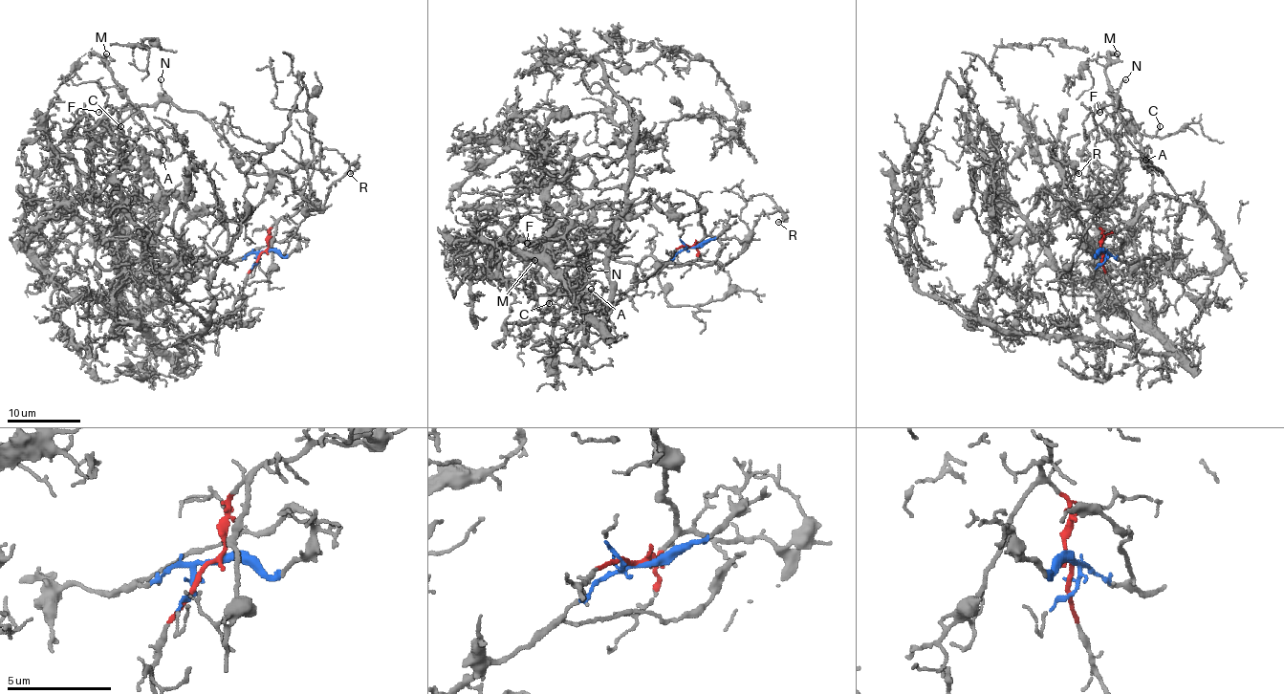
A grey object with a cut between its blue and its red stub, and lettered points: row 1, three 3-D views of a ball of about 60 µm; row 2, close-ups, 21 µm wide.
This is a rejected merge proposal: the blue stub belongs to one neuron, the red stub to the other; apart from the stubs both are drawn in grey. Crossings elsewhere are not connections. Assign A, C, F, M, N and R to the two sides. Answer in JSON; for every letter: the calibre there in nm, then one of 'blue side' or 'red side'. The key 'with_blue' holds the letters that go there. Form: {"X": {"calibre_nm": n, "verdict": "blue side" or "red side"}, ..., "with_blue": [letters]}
{"A": {"calibre_nm": 220, "verdict": "red side"}, "C": {"calibre_nm": 140, "verdict": "red side"}, "F": {"calibre_nm": 100, "verdict": "red side"}, "M": {"calibre_nm": 110, "verdict": "red side"}, "N": {"calibre_nm": 120, "verdict": "red side"}, "R": {"calibre_nm": 130, "verdict": "red side"}, "with_blue": []}

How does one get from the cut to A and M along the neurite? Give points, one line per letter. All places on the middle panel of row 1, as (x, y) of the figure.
A: (693, 247), (707, 235), (735, 237), (743, 250), (726, 265), (568, 259), (548, 274), (557, 285), (590, 289)
M: (693, 247), (707, 235), (735, 237), (743, 250), (726, 265), (651, 255), (592, 263), (540, 249), (535, 259)

